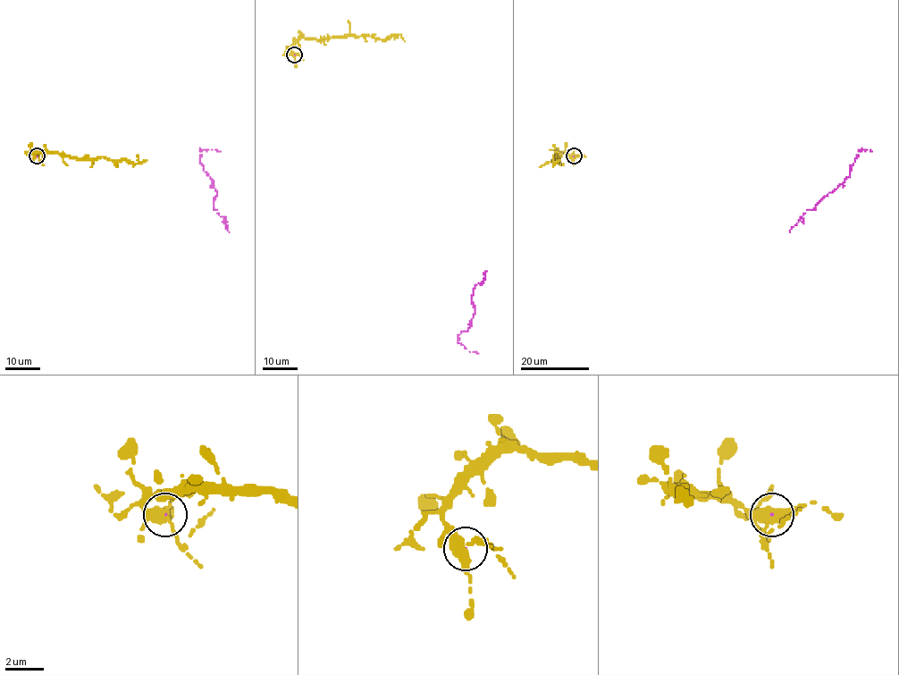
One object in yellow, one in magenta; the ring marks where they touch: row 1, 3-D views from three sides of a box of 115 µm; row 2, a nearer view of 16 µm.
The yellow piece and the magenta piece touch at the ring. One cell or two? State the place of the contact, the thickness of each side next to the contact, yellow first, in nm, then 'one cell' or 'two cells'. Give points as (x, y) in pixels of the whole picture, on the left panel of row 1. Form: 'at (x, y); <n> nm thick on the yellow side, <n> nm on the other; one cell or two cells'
at (37, 156); 440 nm thick on the yellow side, 50 nm on the other; one cell

